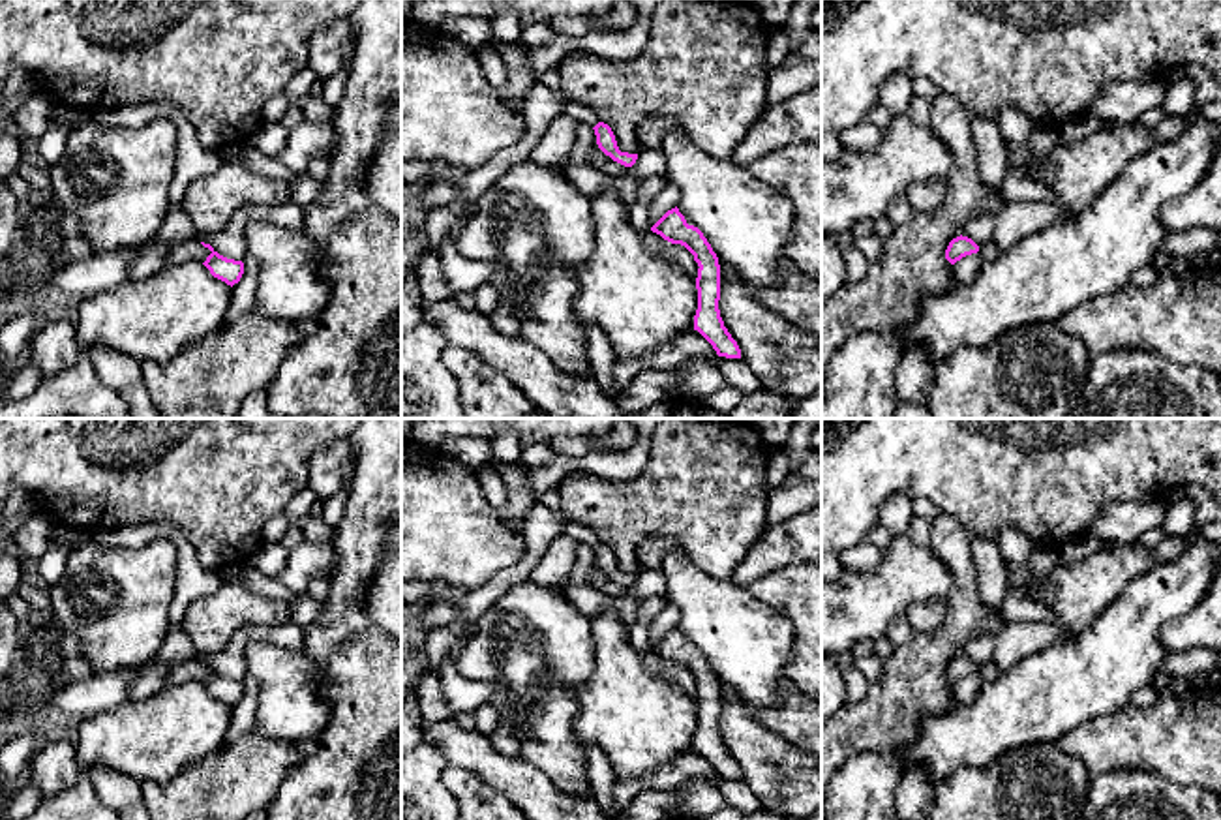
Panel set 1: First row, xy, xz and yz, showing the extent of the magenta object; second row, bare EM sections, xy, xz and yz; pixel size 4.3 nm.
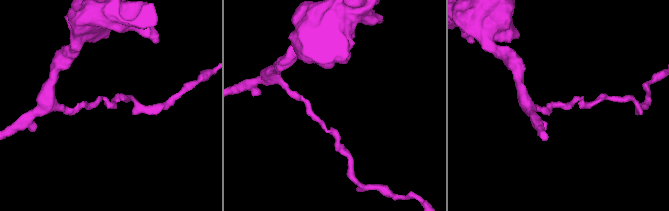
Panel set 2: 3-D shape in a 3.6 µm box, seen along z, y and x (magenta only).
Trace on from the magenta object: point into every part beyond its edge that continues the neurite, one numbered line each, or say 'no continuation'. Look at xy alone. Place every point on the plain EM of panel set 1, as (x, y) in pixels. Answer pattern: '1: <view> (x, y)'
no continuation

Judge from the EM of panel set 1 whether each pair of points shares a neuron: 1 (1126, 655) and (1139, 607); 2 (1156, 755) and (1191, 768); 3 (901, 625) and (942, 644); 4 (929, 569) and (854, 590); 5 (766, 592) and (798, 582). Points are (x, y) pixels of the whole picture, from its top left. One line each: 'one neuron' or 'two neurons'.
1: one neuron
2: one neuron
3: two neurons
4: one neuron
5: one neuron

